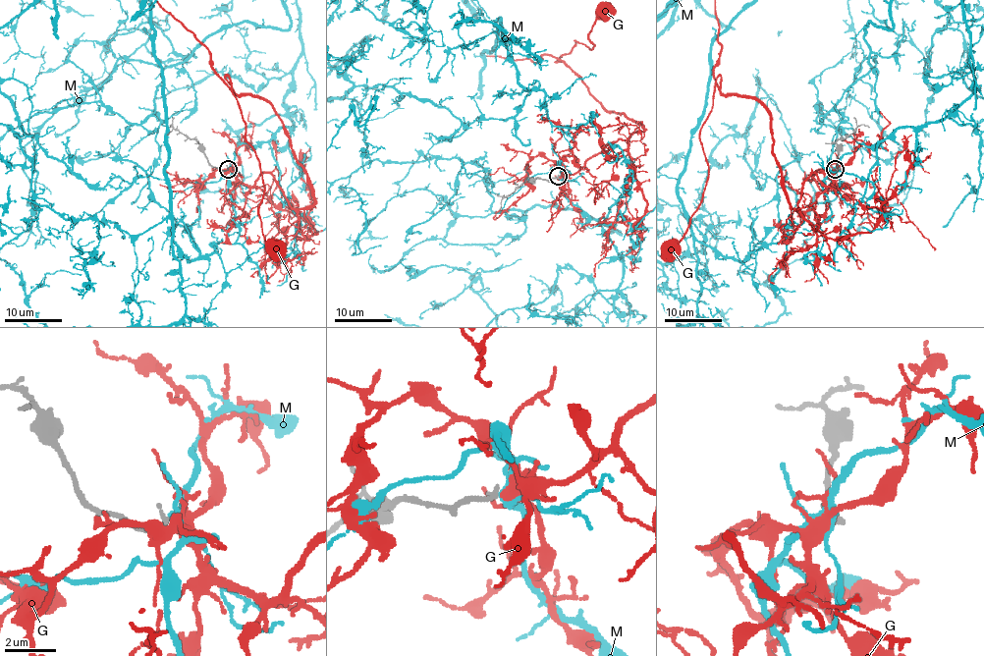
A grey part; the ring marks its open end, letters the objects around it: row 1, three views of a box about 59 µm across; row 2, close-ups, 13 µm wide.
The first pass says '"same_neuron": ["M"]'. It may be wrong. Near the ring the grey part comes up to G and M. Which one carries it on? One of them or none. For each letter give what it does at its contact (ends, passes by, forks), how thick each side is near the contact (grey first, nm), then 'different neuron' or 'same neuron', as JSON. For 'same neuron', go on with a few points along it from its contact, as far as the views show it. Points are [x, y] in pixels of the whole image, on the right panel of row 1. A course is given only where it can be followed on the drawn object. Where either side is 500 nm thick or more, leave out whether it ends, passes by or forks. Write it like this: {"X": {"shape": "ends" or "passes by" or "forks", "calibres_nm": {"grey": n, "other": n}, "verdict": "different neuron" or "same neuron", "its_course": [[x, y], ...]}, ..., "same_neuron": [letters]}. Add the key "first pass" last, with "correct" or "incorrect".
{"G": {"shape": "forks", "calibres_nm": {"grey": 240, "other": 360}, "verdict": "same neuron", "its_course": [[836, 169], [828, 186], [812, 173], [792, 209], [771, 115], [717, 87], [700, 132], [704, 193], [670, 246]]}, "M": {"shape": "forks", "calibres_nm": {"grey": 220, "other": 320}, "verdict": "different neuron"}, "same_neuron": ["G"], "first pass": "incorrect"}

